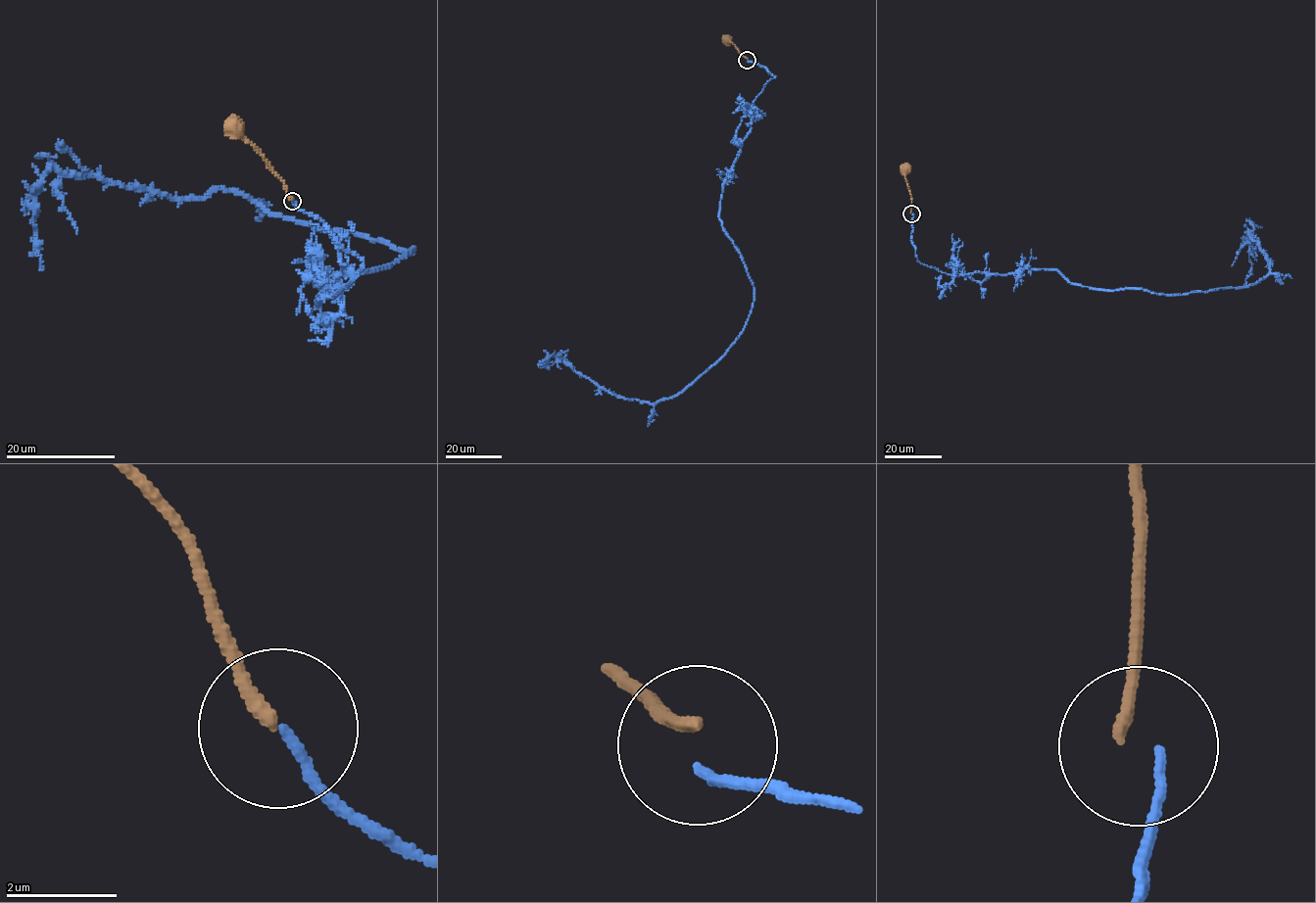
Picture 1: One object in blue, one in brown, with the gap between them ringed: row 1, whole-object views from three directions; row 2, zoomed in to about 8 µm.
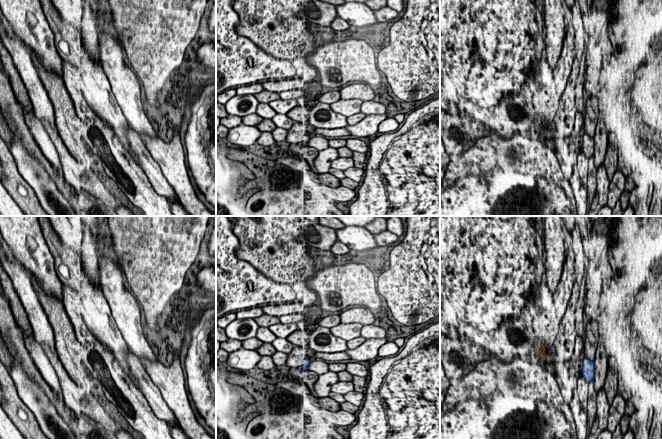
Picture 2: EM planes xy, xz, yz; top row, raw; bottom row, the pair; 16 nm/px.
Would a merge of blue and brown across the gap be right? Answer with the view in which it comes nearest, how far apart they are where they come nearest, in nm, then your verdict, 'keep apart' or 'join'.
view yz; gap 650 nm; join

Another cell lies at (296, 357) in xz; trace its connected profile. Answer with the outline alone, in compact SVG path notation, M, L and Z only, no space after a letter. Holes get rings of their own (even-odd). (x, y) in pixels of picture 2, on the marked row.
M294 347L288 354L286 366L294 368L303 366L303 361L308 358L307 352L308 351L302 347Z

